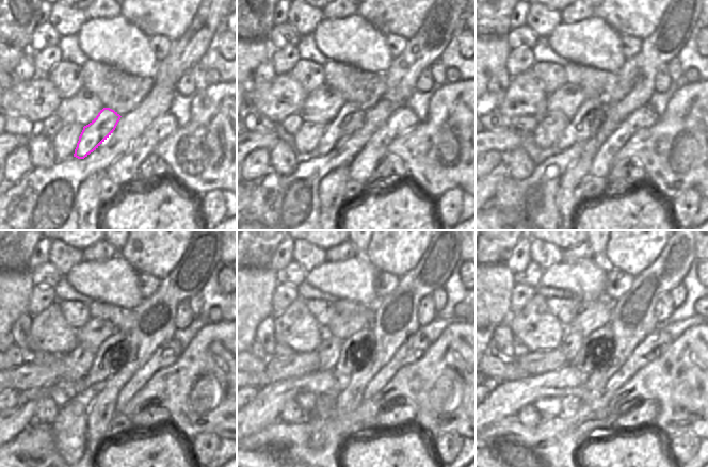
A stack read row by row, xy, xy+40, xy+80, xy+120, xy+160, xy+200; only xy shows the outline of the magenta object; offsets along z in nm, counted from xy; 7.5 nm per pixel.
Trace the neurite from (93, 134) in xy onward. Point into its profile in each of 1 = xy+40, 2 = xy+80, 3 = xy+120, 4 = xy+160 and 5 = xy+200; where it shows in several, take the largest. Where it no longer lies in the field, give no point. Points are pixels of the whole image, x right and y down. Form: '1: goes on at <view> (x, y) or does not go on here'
1: goes on at xy+40 (351, 117)
2: goes on at xy+80 (590, 116)
3: goes on at xy+120 (112, 354)
4: goes on at xy+160 (347, 365)
5: goes on at xy+200 (585, 364)

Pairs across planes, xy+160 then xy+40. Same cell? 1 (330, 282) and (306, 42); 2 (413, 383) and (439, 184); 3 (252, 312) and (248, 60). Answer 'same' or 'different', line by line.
1: different
2: same
3: same

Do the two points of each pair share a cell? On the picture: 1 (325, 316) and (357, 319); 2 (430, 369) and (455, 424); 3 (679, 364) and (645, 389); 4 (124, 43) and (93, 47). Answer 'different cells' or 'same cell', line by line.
1: different cells
2: same cell
3: same cell
4: same cell

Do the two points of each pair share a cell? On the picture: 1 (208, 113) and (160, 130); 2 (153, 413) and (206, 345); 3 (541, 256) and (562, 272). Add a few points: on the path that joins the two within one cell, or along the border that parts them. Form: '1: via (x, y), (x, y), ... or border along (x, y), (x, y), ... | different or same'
1: border along (179, 127), (159, 143) | different
2: border along (135, 414), (148, 404), (157, 402), (172, 418) | different
3: border along (562, 260), (544, 270) | different

